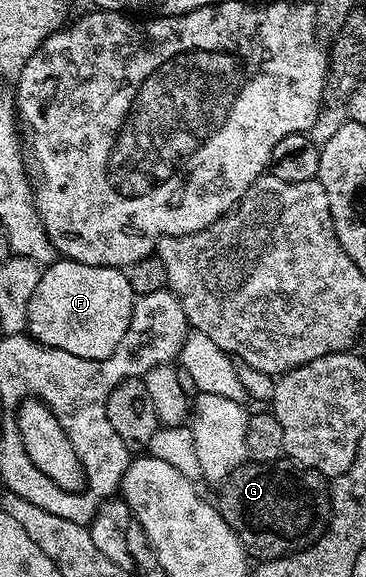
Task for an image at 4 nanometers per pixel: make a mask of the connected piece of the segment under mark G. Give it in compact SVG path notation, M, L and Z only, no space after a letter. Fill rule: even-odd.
M252 460L246 461L244 466L239 469L231 471L225 481L220 483L221 490L215 497L215 505L221 511L223 520L227 520L227 524L232 530L237 533L239 540L245 546L245 552L253 560L264 560L267 558L281 558L284 554L294 554L297 550L306 550L321 533L325 531L325 526L329 522L329 488L330 483L326 481L322 475L318 474L316 470L306 470L304 468L292 468L288 470L285 464L270 464L268 462L255 462Z

